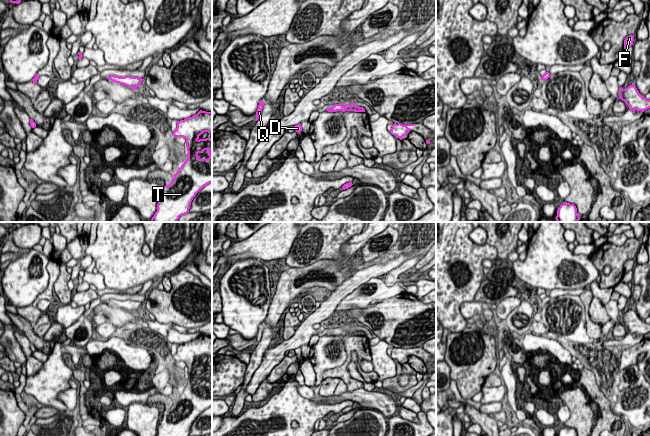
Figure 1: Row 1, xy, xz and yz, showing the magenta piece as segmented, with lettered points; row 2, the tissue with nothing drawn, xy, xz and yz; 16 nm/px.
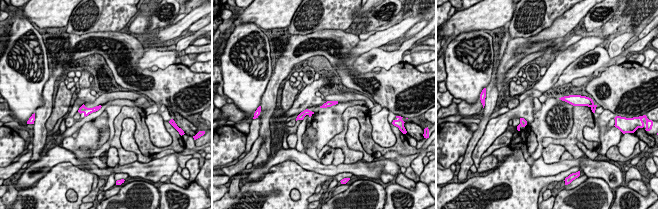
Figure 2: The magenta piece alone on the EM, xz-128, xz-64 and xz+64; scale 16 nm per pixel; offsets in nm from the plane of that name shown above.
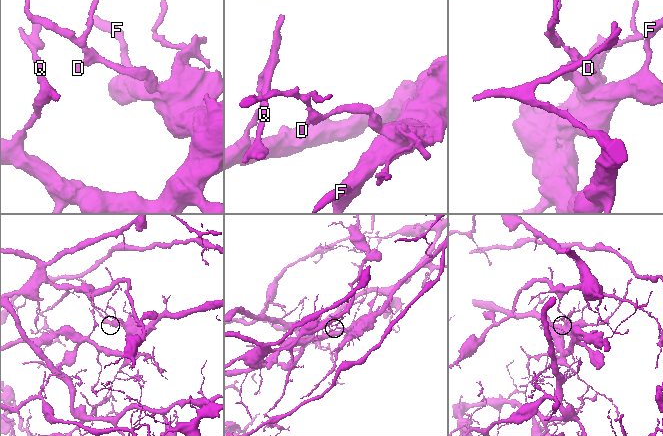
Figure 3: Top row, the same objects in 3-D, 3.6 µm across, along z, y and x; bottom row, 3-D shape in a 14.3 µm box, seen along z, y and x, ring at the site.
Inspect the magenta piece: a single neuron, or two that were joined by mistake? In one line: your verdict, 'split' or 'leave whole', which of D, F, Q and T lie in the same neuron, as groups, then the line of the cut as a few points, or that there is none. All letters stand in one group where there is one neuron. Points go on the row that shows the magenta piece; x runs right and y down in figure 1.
split; groups D / F Q T; cut xz (341, 104), (338, 105), (336, 110)

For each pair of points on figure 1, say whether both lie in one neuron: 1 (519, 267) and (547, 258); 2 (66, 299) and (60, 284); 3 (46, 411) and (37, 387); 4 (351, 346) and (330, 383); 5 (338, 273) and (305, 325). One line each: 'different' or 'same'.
1: same
2: same
3: different
4: different
5: different

